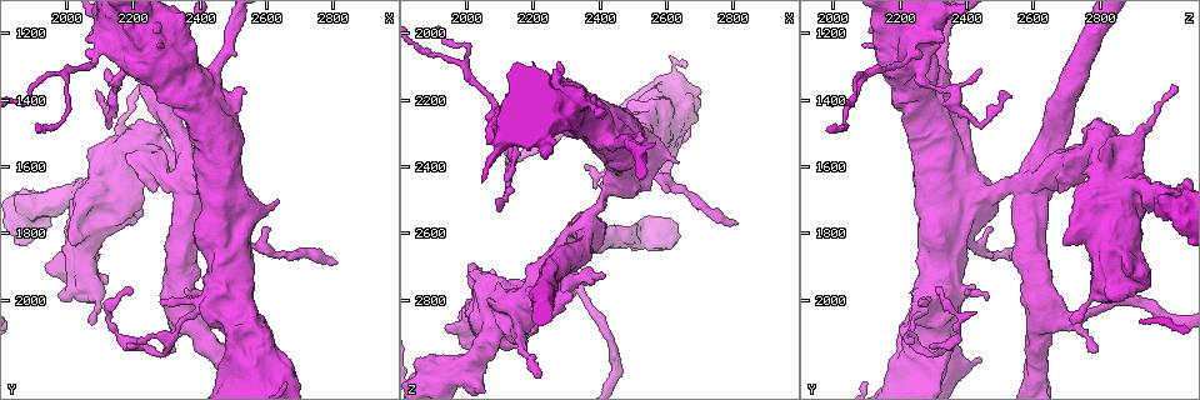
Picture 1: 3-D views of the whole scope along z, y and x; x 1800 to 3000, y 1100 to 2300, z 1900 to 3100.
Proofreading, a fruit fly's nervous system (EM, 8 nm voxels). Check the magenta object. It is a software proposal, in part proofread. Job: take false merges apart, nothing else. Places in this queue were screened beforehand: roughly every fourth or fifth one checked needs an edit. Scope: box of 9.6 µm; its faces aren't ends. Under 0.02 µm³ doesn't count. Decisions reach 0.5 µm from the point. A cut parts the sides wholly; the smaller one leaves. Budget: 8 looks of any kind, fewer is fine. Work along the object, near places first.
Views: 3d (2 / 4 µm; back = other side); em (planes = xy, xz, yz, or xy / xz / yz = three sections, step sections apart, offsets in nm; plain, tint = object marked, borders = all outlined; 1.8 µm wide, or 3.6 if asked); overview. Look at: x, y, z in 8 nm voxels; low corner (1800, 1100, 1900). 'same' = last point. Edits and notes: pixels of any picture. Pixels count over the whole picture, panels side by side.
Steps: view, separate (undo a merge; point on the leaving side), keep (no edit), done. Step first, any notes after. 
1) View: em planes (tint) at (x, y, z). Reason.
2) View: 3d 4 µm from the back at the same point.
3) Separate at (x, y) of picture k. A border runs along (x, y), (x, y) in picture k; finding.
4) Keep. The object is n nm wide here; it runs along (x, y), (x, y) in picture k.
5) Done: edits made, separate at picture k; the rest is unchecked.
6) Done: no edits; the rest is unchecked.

View: 3d 4 µm at (2370, 1660, 2580). A narrow waist.

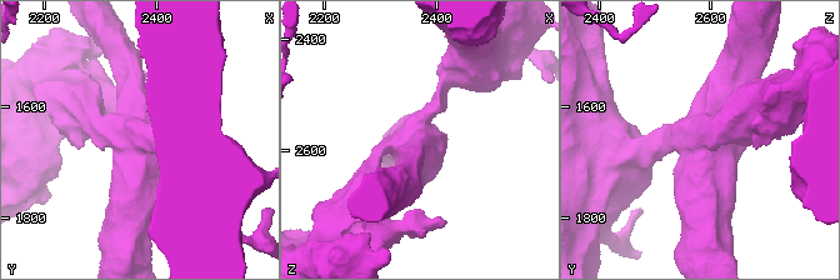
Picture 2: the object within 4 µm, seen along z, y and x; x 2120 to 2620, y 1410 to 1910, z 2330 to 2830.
View: em 3.6 µm planes (plain) at (2370, 1660, 2570). Now the EM.

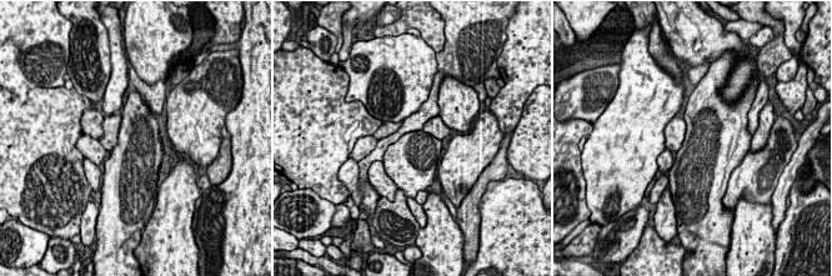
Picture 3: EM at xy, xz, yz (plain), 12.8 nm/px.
View: em 3.6 µm planes (tint) at the same point. Where the object lies.

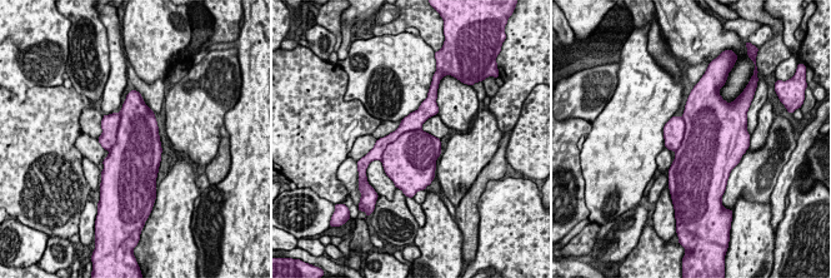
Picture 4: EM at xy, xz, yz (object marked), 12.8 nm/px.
Separate at (410, 152) of picture 4. A border runs along (420, 128), (400, 134), (380, 159) in picture 4; two neurons meet here.

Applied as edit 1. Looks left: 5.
View: 3d 4 µm at (2130, 1220, 2230). Calibre changes.

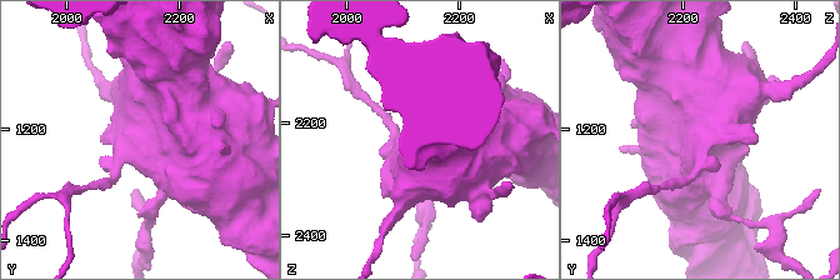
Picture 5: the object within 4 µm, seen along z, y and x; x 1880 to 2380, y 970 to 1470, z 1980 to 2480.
View: em 3.6 µm planes (tint) at (2135, 1215, 2230). Need the tissue.

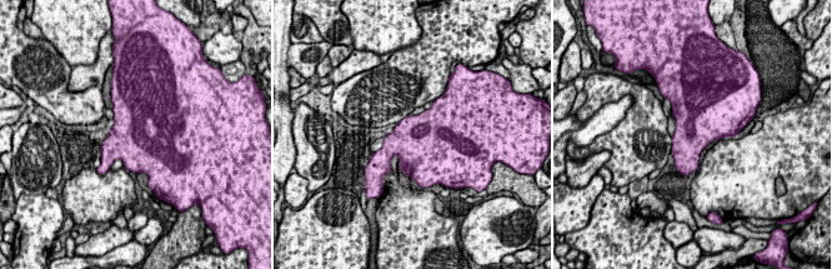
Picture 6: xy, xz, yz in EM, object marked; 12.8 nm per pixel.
Keep. The object is 600 nm wide here; one neuron here.

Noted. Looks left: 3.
View: 3d 4 µm from the back at (2070, 1760, 2840). Abrupt turn.

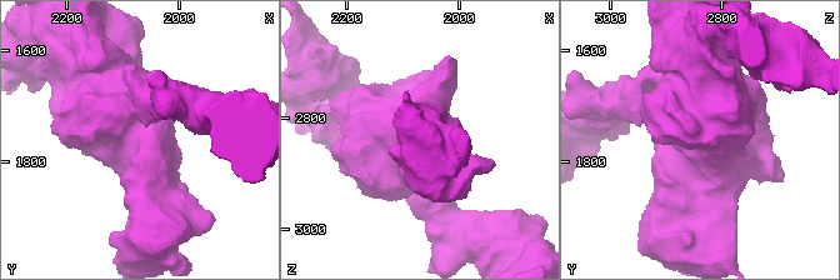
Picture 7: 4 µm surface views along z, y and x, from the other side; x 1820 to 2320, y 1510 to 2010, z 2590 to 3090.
View: em 3.6 µm planes (tint) at the same point. Now the EM.

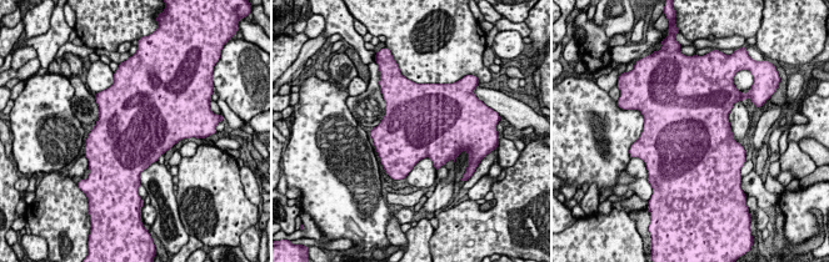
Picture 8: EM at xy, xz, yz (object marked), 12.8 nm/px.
Keep. All the same neuron.

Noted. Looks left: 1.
Done: edits made, separate at picture 4; the rest is unchecked.

